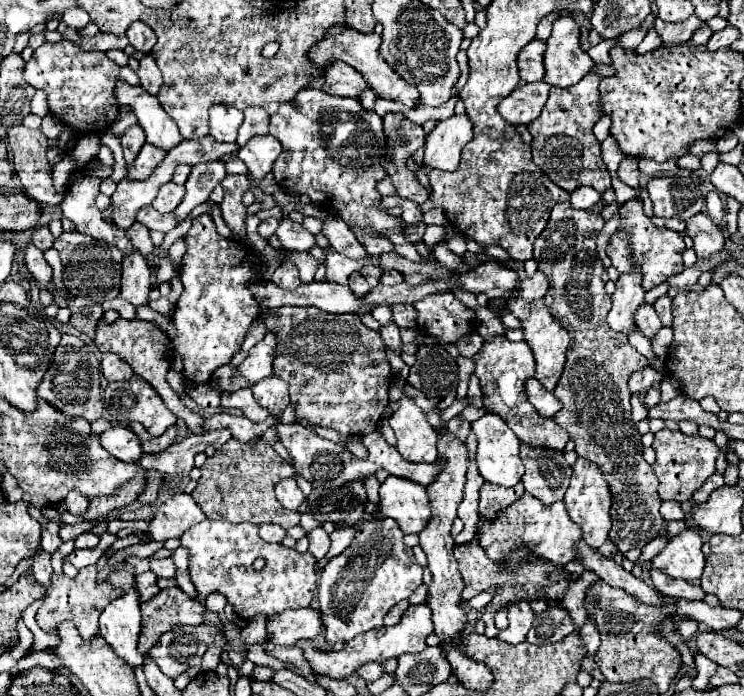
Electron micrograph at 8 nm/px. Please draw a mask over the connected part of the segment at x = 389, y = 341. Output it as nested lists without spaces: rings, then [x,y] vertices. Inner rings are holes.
[[[393,321],[387,323],[387,325],[381,325],[381,327],[379,327],[379,335],[381,335],[381,339],[383,339],[383,343],[385,343],[387,347],[391,347],[391,349],[397,351],[397,353],[401,353],[401,351],[399,351],[399,347],[401,347],[399,327],[397,327]]]

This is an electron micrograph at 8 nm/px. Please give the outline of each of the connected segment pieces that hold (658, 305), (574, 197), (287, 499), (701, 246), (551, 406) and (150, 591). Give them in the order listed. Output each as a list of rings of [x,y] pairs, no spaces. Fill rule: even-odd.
[[[669,295],[659,297],[659,299],[653,303],[653,307],[655,307],[661,323],[667,325],[667,327],[671,327],[671,321],[673,321],[673,317],[671,317],[671,297],[669,297]]]
[[[577,187],[569,199],[573,209],[589,209],[599,201],[601,201],[601,195],[593,187]]]
[[[293,477],[279,481],[277,487],[275,487],[275,493],[277,493],[279,503],[281,503],[285,509],[289,509],[289,511],[297,511],[299,505],[305,501],[305,495],[301,493],[301,489],[297,487],[297,483],[295,483]]]
[[[697,213],[687,221],[685,235],[691,237],[693,249],[699,259],[709,259],[715,257],[717,253],[723,251],[725,247],[725,237],[719,225],[715,225],[707,215]]]
[[[535,377],[525,381],[525,393],[527,393],[529,403],[543,417],[553,417],[561,409],[561,403],[555,399],[555,395],[551,391],[547,391]]]
[[[145,571],[141,575],[137,575],[137,589],[139,589],[139,597],[141,601],[147,601],[149,597],[155,597],[161,589],[157,587],[157,575],[153,575],[153,571]]]

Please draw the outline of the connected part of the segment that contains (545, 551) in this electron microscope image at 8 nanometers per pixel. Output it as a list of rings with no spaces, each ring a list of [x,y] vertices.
[[[523,493],[523,497],[517,499],[505,511],[501,511],[493,523],[481,523],[479,521],[477,537],[479,537],[485,553],[493,561],[505,561],[513,547],[525,543],[537,557],[549,559],[557,565],[565,565],[575,557],[573,551],[577,551],[577,543],[581,541],[581,527],[577,527],[577,523],[573,523],[569,519],[563,501],[557,501],[549,507],[545,507],[533,495]]]

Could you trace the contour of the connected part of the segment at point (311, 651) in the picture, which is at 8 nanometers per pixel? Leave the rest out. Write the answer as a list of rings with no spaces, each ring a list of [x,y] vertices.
[[[411,605],[397,625],[393,625],[393,627],[379,627],[379,629],[373,629],[373,631],[365,631],[365,633],[357,635],[355,639],[351,639],[341,651],[333,651],[333,649],[331,651],[323,651],[323,649],[317,649],[311,639],[299,639],[295,645],[303,651],[305,659],[309,661],[311,669],[317,675],[327,675],[327,677],[335,677],[335,679],[347,679],[363,663],[369,663],[369,661],[385,663],[387,659],[399,657],[403,653],[419,653],[419,651],[423,651],[427,647],[425,639],[427,639],[427,635],[431,631],[433,631],[433,621],[431,621],[431,615],[429,615],[429,607],[427,605]]]

